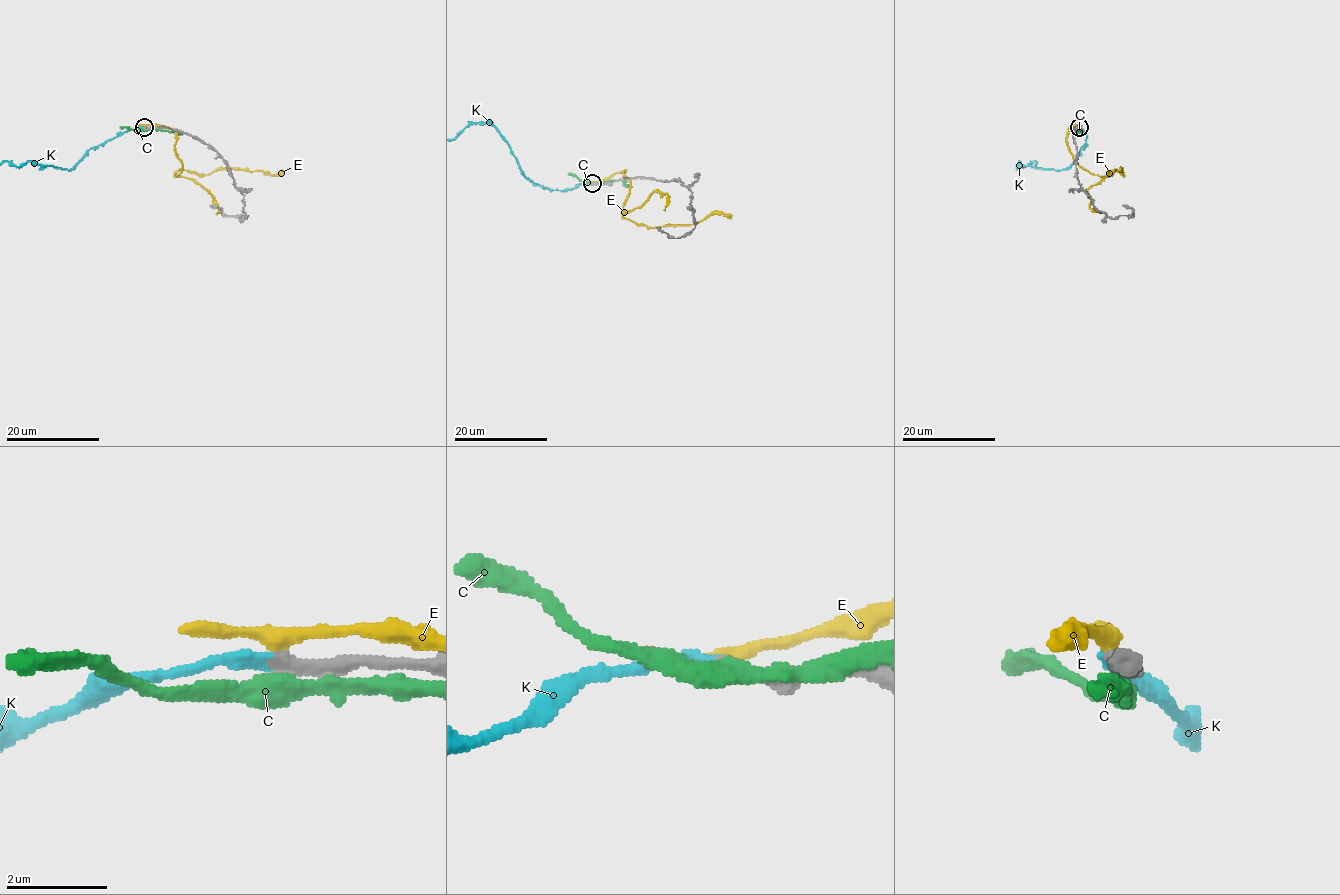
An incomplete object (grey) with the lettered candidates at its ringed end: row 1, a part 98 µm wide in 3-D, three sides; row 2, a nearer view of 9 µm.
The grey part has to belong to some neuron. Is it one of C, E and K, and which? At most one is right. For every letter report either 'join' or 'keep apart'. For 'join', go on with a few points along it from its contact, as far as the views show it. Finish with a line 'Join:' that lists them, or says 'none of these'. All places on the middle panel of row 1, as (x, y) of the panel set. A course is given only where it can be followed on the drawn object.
C: keep apart
E: keep apart
K: join
Join: K

